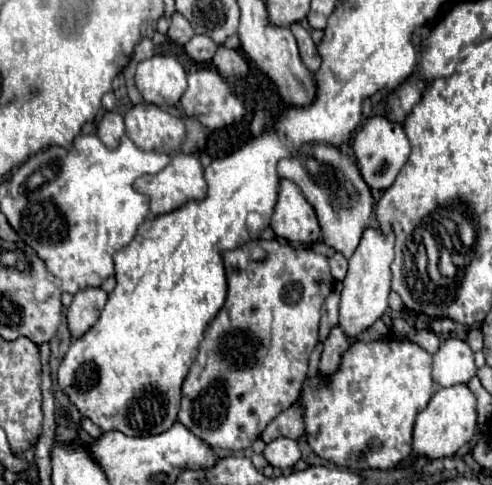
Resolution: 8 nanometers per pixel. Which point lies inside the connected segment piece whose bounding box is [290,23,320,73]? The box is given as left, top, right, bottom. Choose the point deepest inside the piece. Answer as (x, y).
(307, 48)

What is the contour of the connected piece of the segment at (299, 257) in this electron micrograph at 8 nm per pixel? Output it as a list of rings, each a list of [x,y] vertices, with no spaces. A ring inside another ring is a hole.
[[[256,239],[246,243],[244,247],[232,249],[232,251],[224,251],[224,267],[226,267],[226,277],[228,277],[228,297],[224,307],[220,309],[220,313],[214,317],[214,321],[208,325],[204,339],[200,343],[198,349],[198,357],[190,367],[190,373],[182,385],[182,405],[178,411],[178,421],[184,423],[194,435],[200,435],[200,439],[204,439],[208,445],[212,447],[222,447],[222,449],[232,449],[232,451],[242,451],[248,449],[264,431],[264,427],[282,411],[286,411],[288,407],[292,407],[300,395],[300,387],[302,381],[306,379],[308,373],[308,357],[310,351],[314,349],[316,341],[318,341],[318,323],[320,323],[320,307],[324,303],[324,299],[330,295],[332,291],[332,277],[330,277],[330,267],[328,267],[328,259],[322,255],[316,255],[310,249],[296,249],[290,245],[282,245],[278,241],[264,241],[264,239]],[[252,253],[260,253],[258,257],[252,257]]]

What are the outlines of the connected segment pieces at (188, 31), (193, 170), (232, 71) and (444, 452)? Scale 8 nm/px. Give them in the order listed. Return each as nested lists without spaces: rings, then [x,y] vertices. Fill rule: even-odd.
[[[178,11],[172,13],[172,21],[170,21],[170,29],[168,29],[168,37],[170,37],[174,43],[178,43],[178,45],[186,45],[186,43],[194,37],[194,29],[192,29],[192,25],[190,25],[188,19],[186,19],[182,13],[178,13]]]
[[[174,153],[170,157],[170,163],[160,173],[144,175],[144,177],[136,179],[134,187],[136,187],[136,191],[144,193],[150,199],[150,213],[154,213],[154,215],[174,211],[176,207],[184,205],[188,199],[202,199],[206,195],[204,169],[196,155],[186,155],[186,153]]]
[[[218,47],[212,63],[218,67],[220,75],[228,79],[240,79],[249,73],[248,59],[244,57],[242,51],[236,51],[236,49]]]
[[[464,383],[444,387],[444,389],[438,389],[428,401],[428,407],[418,413],[416,425],[414,425],[412,449],[418,455],[426,455],[430,459],[450,457],[464,443],[472,439],[474,429],[476,429],[476,395]]]

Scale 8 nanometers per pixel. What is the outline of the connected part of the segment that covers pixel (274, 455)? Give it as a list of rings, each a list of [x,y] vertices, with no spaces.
[[[278,437],[266,445],[264,457],[268,459],[268,463],[272,467],[286,469],[286,467],[292,467],[300,459],[300,449],[298,449],[298,443],[294,439]]]

